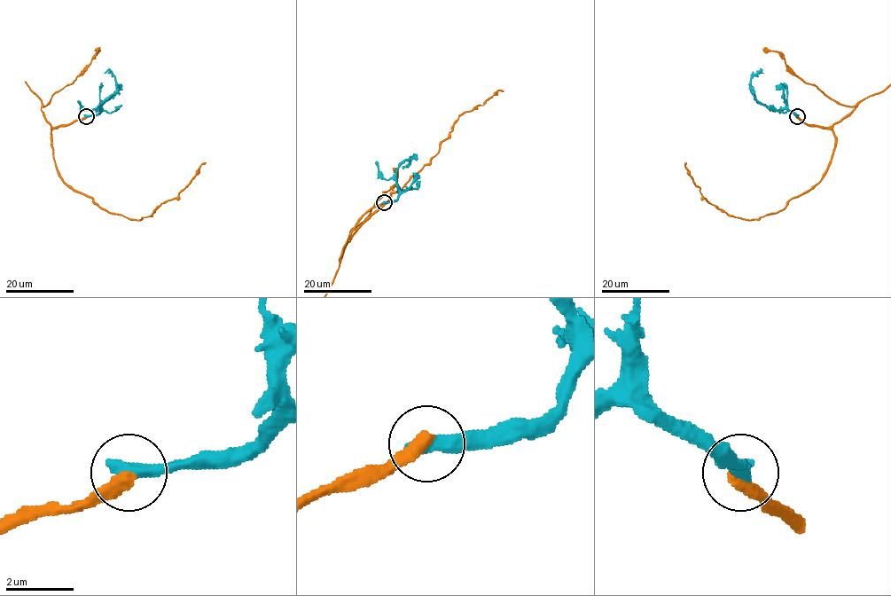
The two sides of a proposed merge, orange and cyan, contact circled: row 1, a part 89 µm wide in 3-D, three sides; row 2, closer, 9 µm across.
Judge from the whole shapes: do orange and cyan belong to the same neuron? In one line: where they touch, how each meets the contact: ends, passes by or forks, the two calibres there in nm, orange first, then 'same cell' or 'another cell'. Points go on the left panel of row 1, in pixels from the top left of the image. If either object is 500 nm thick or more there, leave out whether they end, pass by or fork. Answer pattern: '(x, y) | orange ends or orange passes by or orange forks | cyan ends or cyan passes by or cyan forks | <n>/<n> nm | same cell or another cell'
(86, 116) | 440/500 nm | another cell

